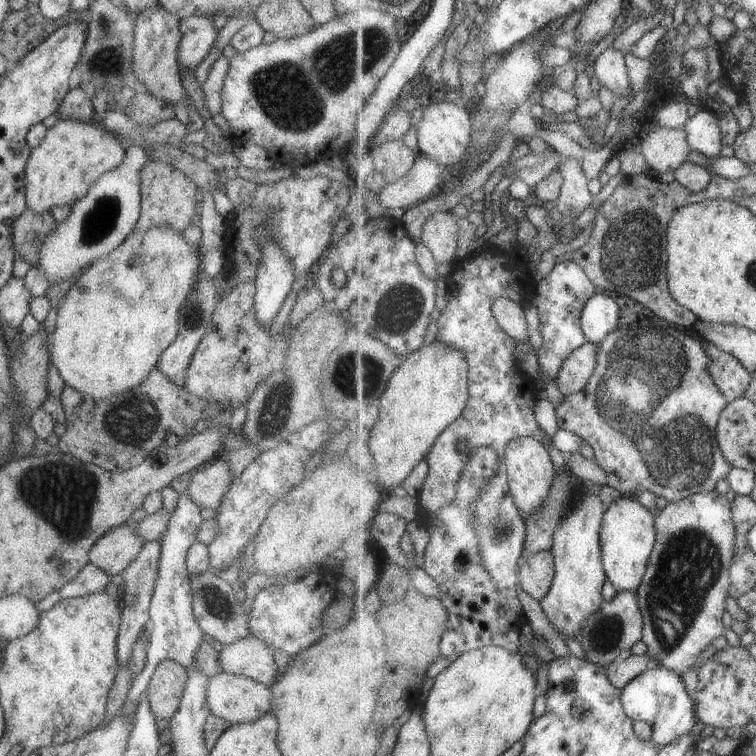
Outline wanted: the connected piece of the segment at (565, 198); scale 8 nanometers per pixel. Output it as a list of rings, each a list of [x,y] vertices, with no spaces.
[[[562,155],[560,171],[564,176],[561,194],[555,205],[558,214],[579,215],[589,208],[593,196],[589,192],[589,180],[583,174],[583,166],[579,160]]]

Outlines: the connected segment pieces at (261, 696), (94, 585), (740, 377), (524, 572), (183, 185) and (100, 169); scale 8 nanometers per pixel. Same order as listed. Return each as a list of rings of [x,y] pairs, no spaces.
[[[221,671],[208,678],[205,702],[210,714],[229,722],[229,725],[251,723],[270,711],[271,692],[269,687],[255,680]]]
[[[88,563],[72,580],[59,588],[61,599],[88,596],[104,591],[111,581],[109,574]]]
[[[703,340],[702,345],[706,349],[709,372],[729,403],[743,397],[751,382],[752,372],[735,356],[721,350],[711,341]]]
[[[552,550],[538,551],[518,569],[519,587],[537,601],[543,600],[555,579],[555,556]]]
[[[149,160],[139,168],[140,212],[139,219],[132,227],[135,232],[145,232],[155,226],[167,226],[182,233],[190,224],[189,219],[196,214],[195,200],[197,188],[179,170],[164,161]]]
[[[60,118],[54,126],[47,128],[43,141],[31,149],[24,169],[24,196],[26,207],[35,212],[51,212],[54,207],[73,206],[81,200],[89,184],[101,174],[117,168],[123,161],[125,145],[111,132],[89,122],[77,122]]]

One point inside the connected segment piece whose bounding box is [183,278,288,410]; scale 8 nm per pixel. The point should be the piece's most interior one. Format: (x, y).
(235, 353)

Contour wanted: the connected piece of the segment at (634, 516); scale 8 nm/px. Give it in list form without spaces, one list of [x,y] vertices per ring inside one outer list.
[[[620,495],[607,508],[600,535],[601,554],[607,578],[617,590],[635,590],[643,583],[658,538],[656,518],[636,497]]]

